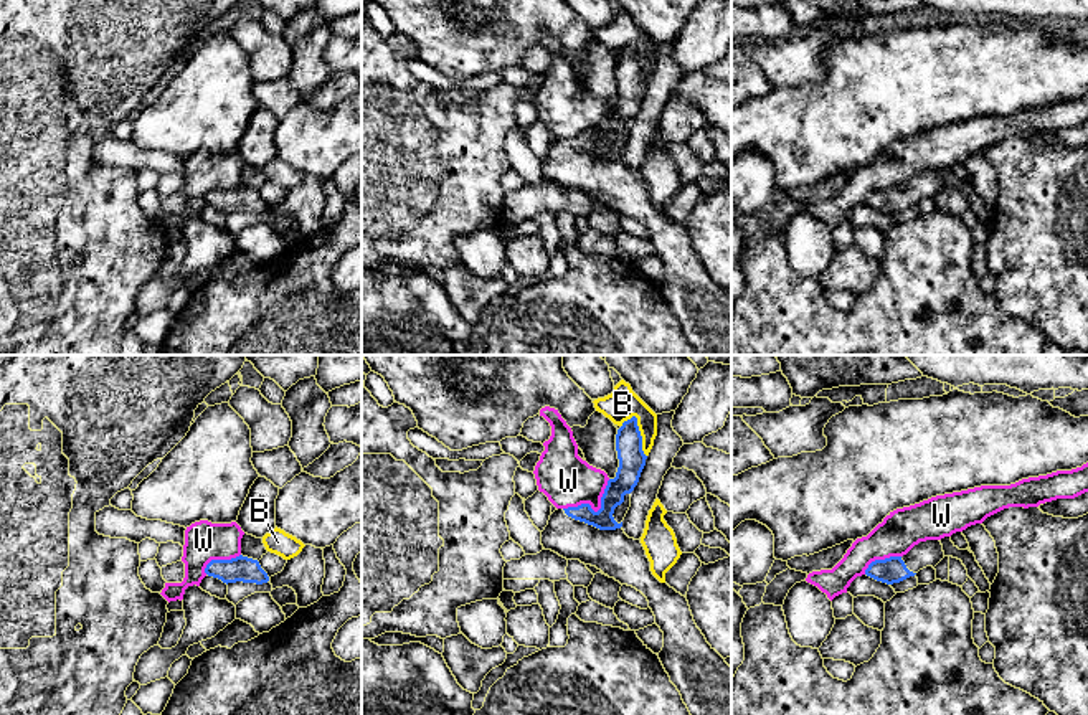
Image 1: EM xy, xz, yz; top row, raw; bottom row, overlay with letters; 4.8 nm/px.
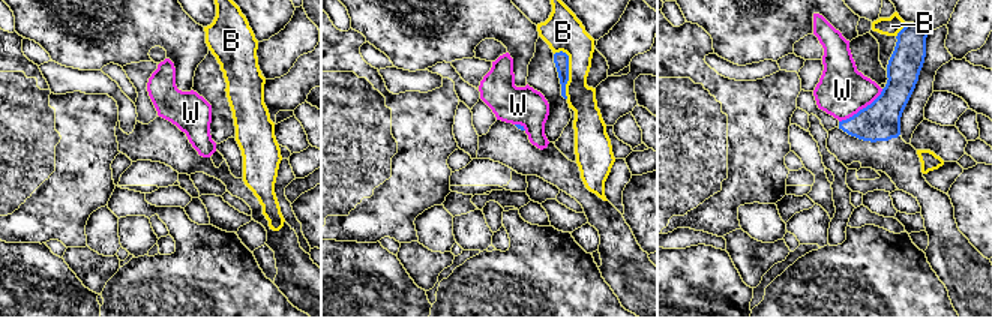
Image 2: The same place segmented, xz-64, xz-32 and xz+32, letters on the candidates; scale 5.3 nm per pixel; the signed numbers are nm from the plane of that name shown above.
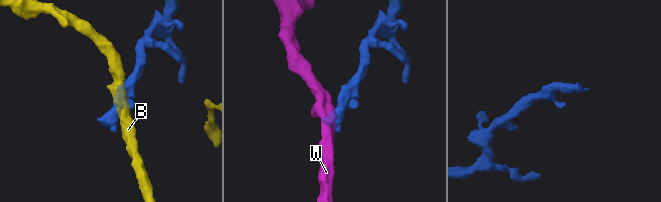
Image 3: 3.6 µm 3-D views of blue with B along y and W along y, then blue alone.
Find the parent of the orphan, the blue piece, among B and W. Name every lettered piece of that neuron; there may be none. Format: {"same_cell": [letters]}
{"same_cell": []}

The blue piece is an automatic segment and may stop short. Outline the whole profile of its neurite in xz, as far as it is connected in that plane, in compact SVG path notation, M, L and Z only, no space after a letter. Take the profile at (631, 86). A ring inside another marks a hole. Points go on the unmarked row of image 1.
M637 48L624 51L616 64L619 97L614 109L608 111L601 127L601 139L594 142L589 134L558 139L550 145L542 162L542 175L566 190L579 190L596 197L609 208L641 221L655 246L655 254L664 263L664 277L657 284L670 312L677 317L690 345L698 355L731 355L731 297L707 272L697 258L688 231L667 213L660 213L650 201L650 192L641 170L629 168L613 147L614 139L624 132L639 112L647 86L642 81L642 66Z

